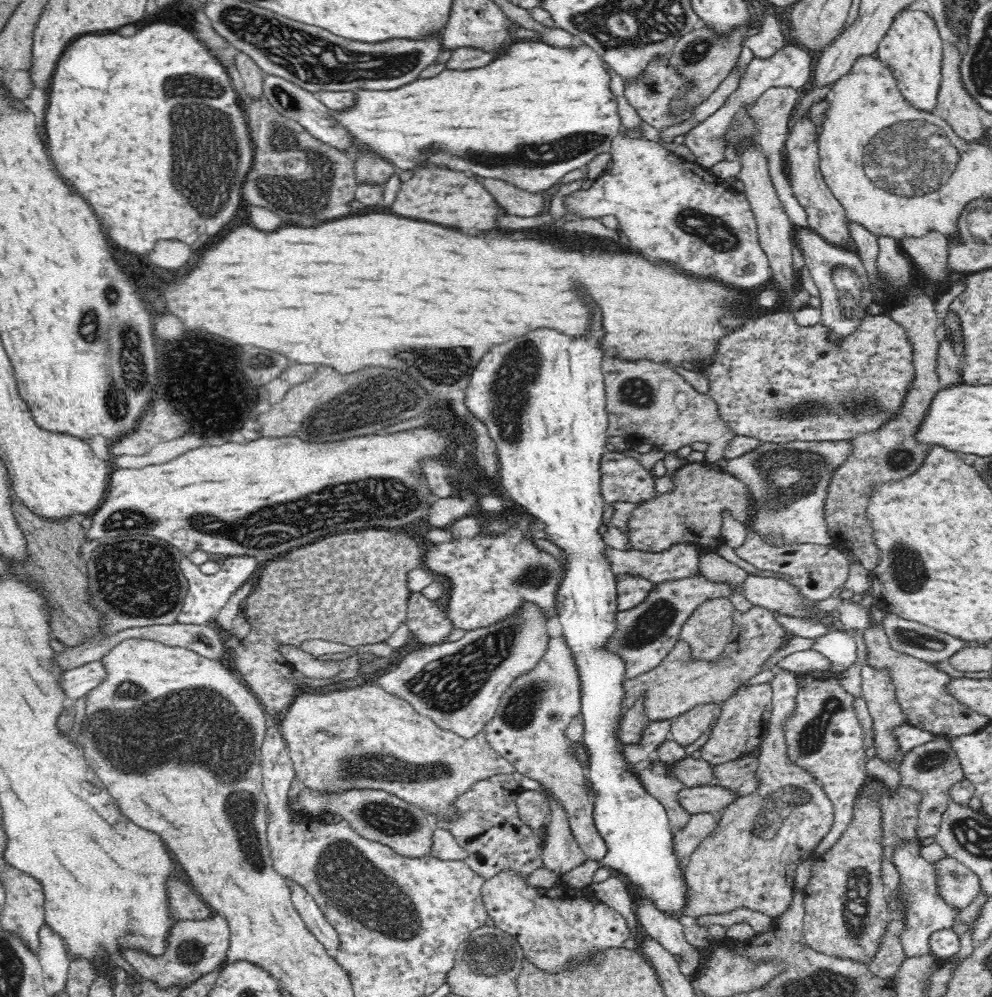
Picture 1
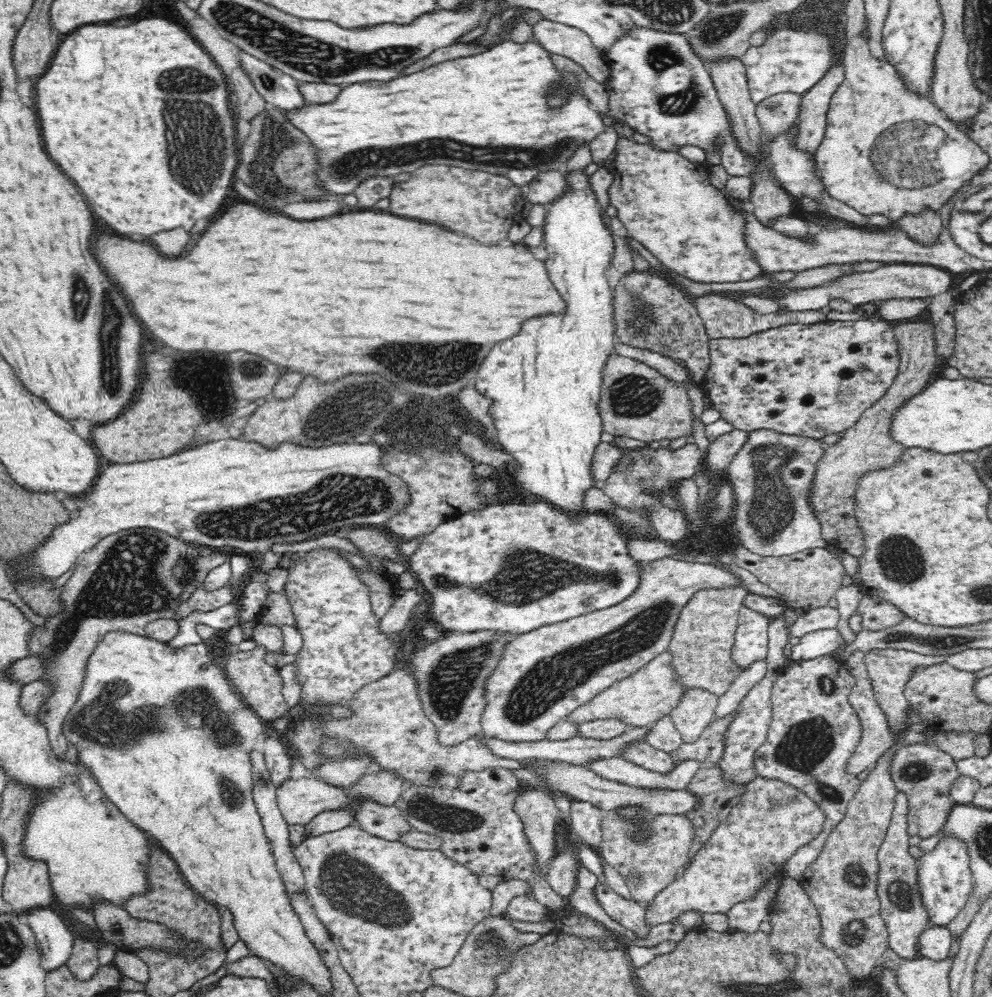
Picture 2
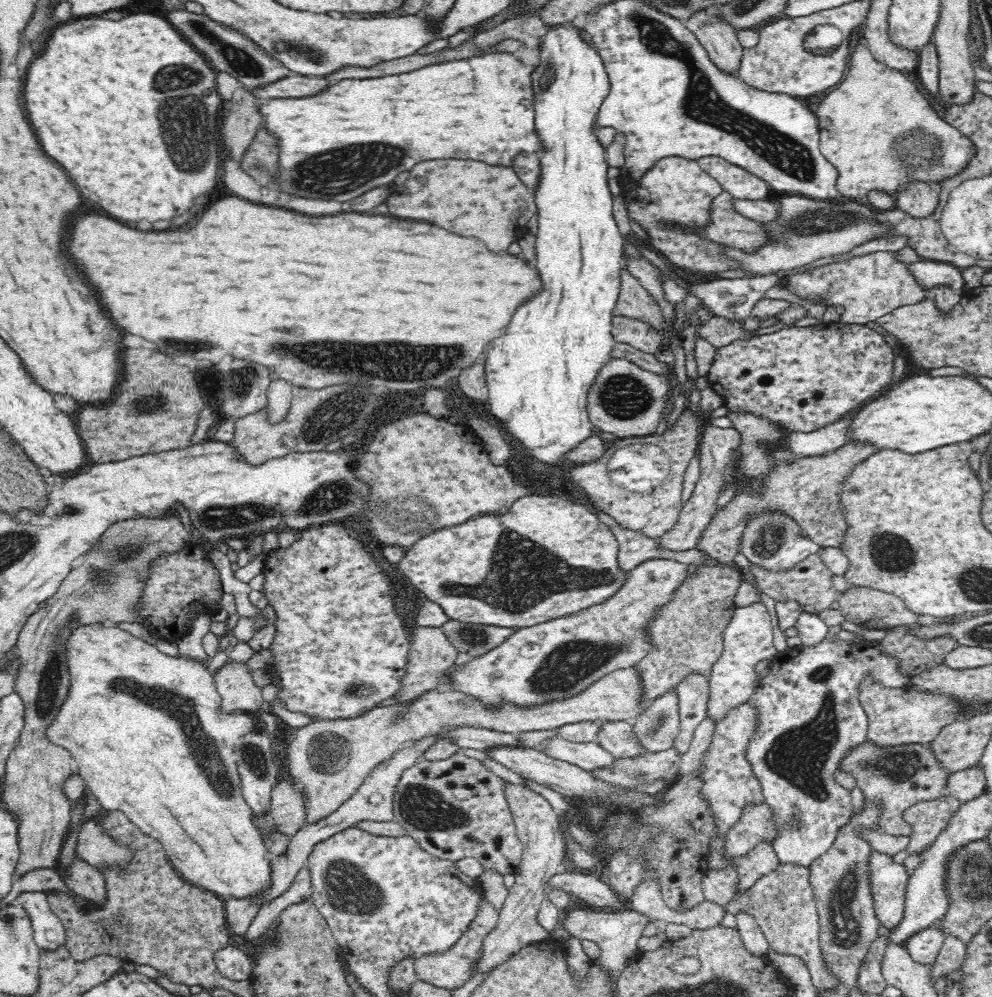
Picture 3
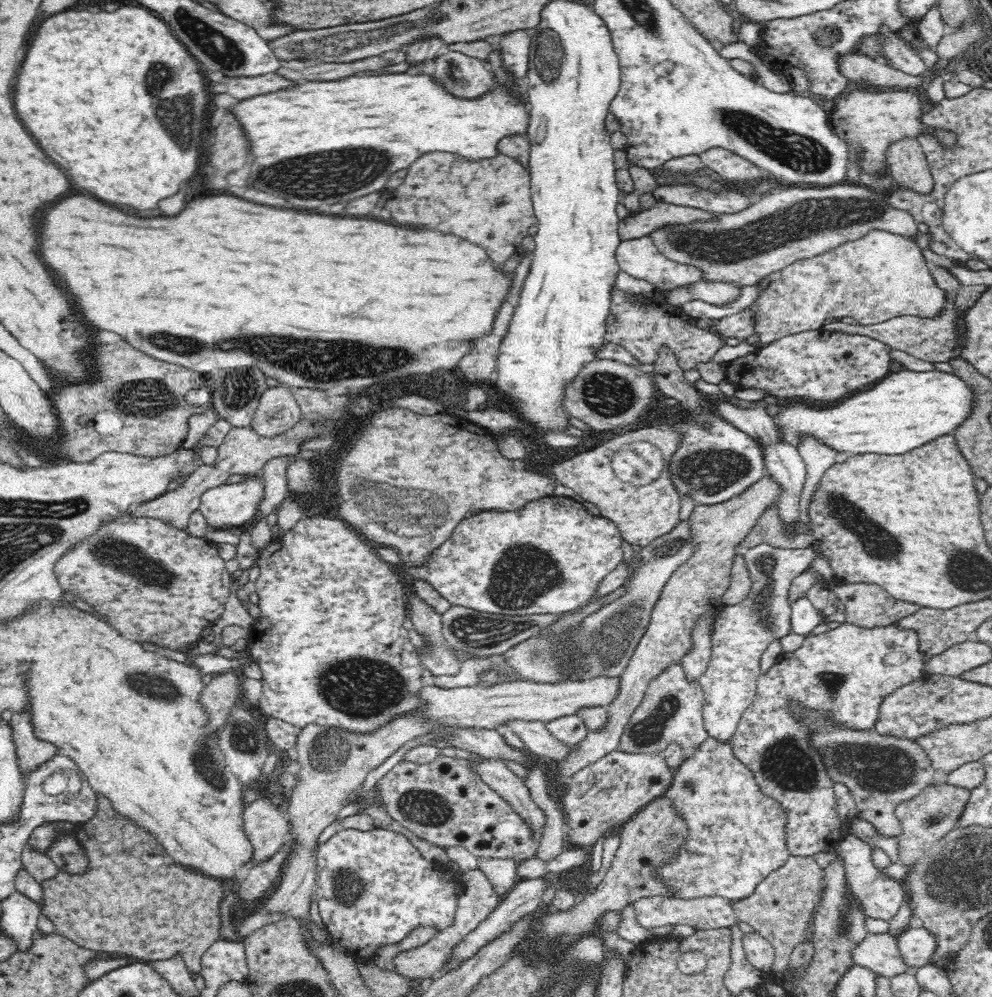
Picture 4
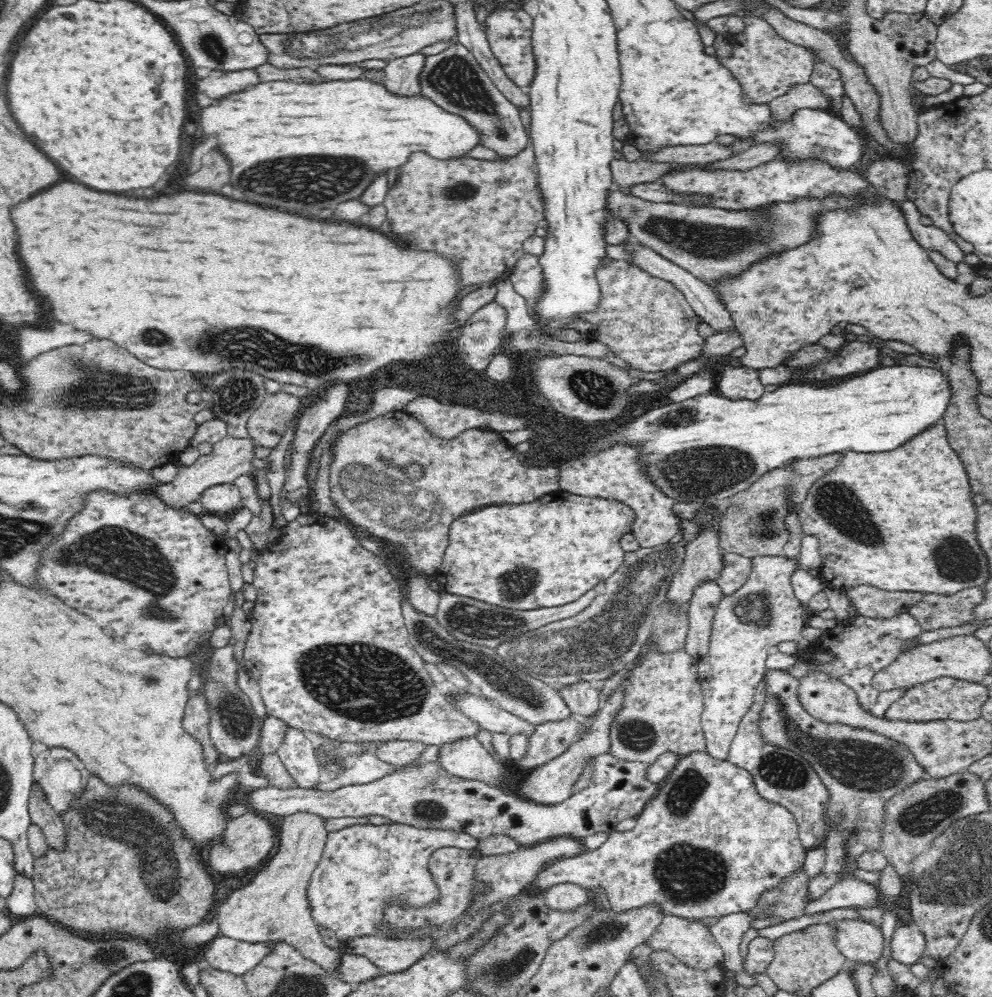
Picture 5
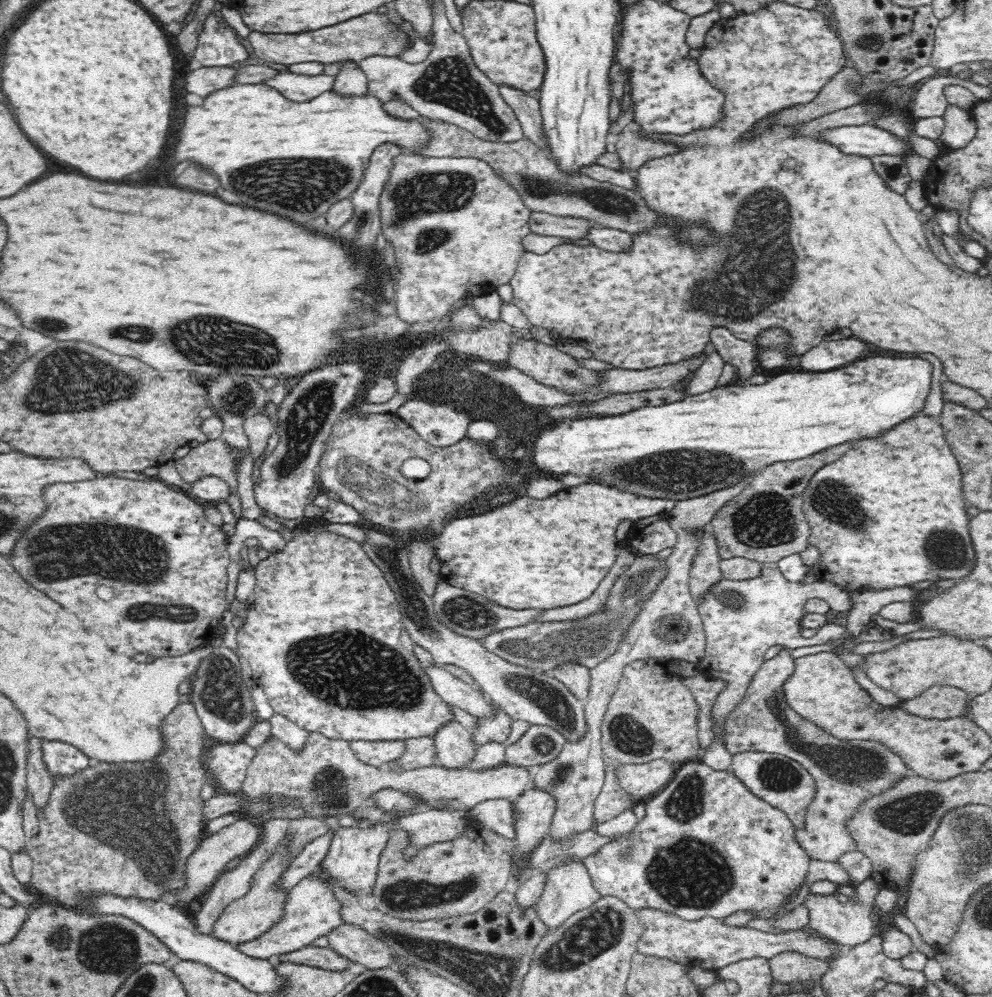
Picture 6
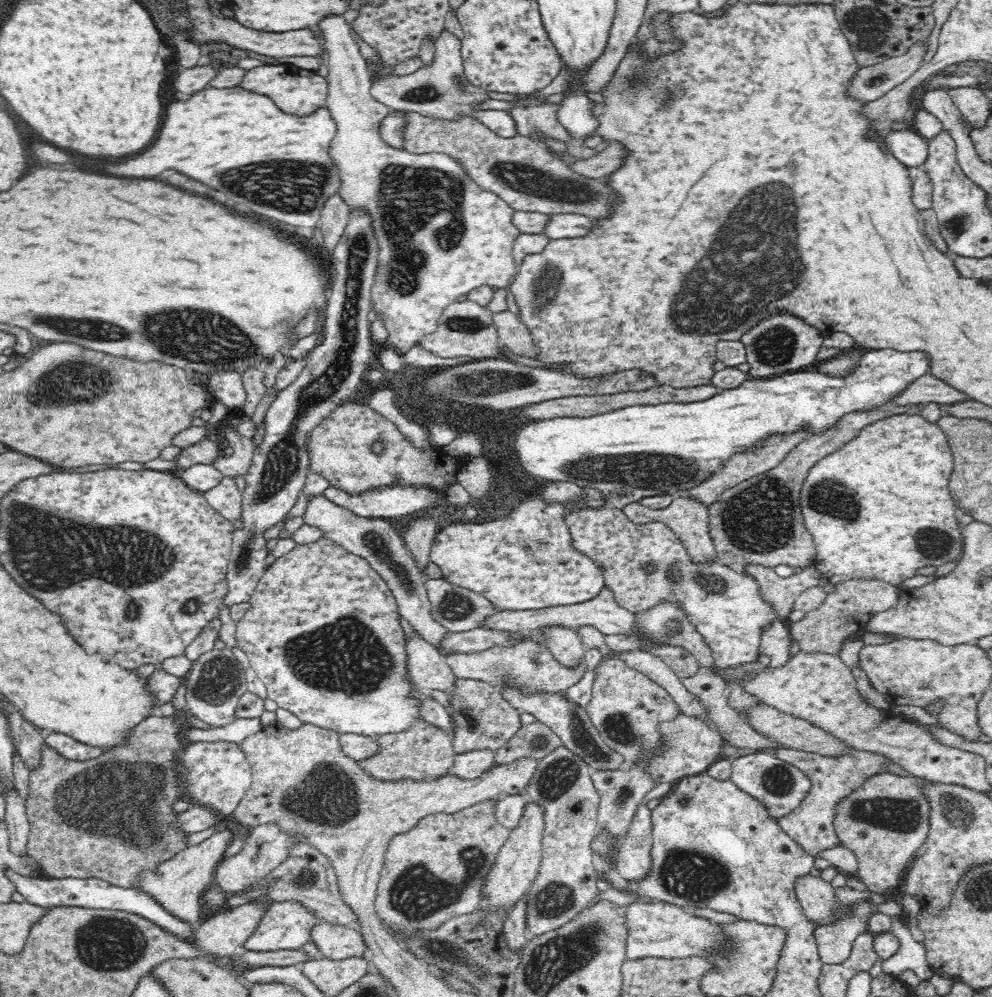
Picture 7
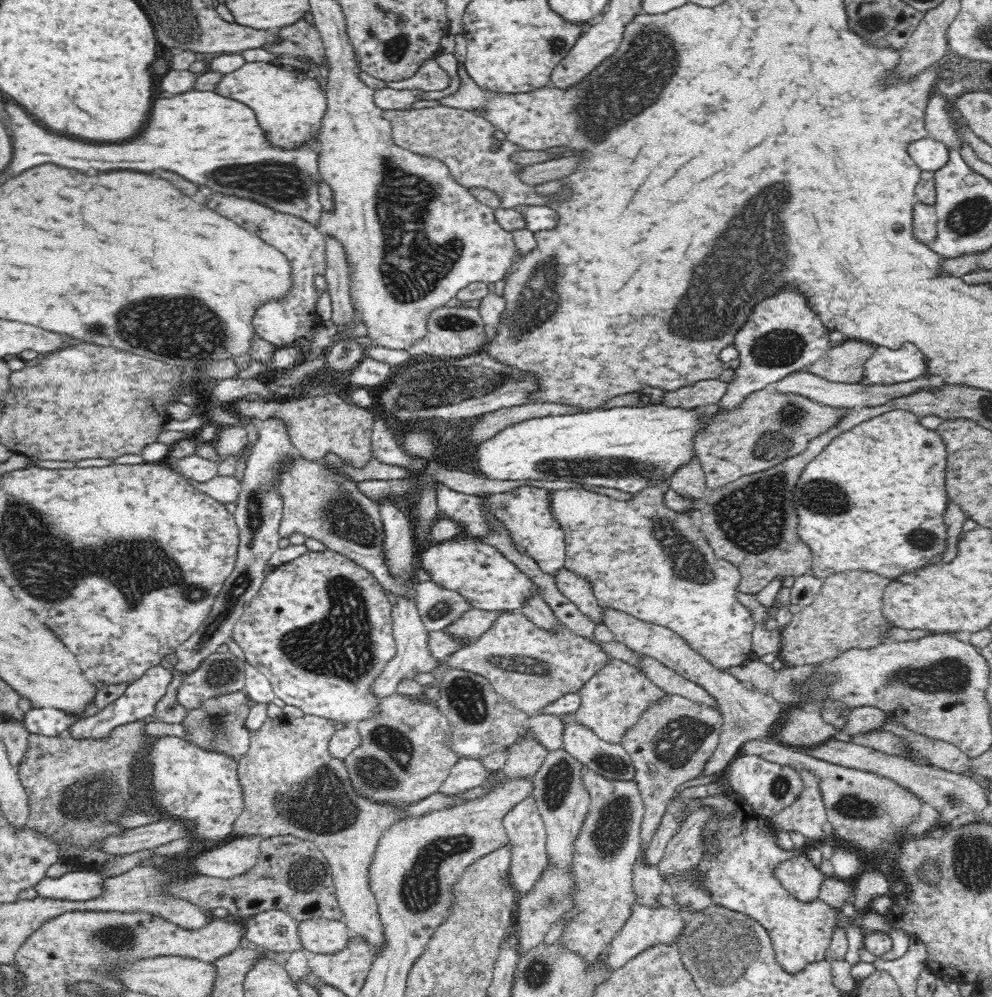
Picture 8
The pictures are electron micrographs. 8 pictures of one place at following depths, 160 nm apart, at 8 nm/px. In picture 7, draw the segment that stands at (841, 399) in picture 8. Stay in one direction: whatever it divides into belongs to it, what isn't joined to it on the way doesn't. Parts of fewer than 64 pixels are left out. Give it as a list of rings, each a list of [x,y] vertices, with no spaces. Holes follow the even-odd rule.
[[[932,374],[921,376],[914,380],[912,384],[896,394],[894,398],[890,398],[888,402],[884,402],[884,406],[888,405],[910,405],[910,404],[926,404],[935,402],[938,404],[956,404],[960,400],[966,400],[967,396],[957,391],[943,380],[936,378]]]

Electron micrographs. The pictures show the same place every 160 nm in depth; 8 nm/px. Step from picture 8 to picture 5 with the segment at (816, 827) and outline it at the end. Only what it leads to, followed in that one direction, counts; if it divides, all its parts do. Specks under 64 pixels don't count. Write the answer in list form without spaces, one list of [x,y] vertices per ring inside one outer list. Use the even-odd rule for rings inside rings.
[[[765,668],[762,681],[766,683],[766,692],[760,720],[756,724],[762,741],[802,756],[828,789],[828,802],[824,808],[826,834],[807,850],[825,848],[829,832],[840,829],[844,847],[843,864],[852,864],[864,852],[876,851],[880,846],[884,803],[896,793],[906,790],[910,784],[921,778],[930,778],[930,775],[918,765],[908,747],[886,735],[842,724],[824,723],[812,717],[798,699],[799,679],[786,668]]]

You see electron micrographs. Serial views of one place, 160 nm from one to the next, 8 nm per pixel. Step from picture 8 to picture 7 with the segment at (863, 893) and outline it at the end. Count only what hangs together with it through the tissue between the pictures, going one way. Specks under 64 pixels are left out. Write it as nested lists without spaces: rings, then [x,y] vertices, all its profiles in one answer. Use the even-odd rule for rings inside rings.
[[[872,898],[856,900],[842,918],[820,925],[814,936],[823,964],[844,964],[851,955],[857,936],[867,932],[868,919],[876,912]]]

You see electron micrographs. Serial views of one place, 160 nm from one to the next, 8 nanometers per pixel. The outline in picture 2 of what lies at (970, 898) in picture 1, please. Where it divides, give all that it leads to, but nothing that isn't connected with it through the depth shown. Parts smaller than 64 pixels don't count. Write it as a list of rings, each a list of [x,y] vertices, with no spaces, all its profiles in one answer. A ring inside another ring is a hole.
[[[941,832],[940,842],[916,860],[918,893],[922,897],[924,909],[928,912],[930,926],[946,927],[968,902],[975,882],[969,862],[970,855],[965,840],[953,836],[951,832]]]

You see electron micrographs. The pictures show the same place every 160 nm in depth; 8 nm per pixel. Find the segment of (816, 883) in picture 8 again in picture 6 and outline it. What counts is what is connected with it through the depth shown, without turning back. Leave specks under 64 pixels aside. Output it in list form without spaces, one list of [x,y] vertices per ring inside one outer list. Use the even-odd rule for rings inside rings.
[[[866,879],[857,886],[857,896],[847,902],[838,901],[836,893],[819,894],[808,892],[804,907],[808,909],[808,925],[820,935],[841,944],[841,946],[852,947],[856,944],[862,944],[864,940],[869,940],[874,936],[874,925],[872,921],[872,912],[874,912],[874,898],[880,892],[881,886],[878,886],[874,879]]]

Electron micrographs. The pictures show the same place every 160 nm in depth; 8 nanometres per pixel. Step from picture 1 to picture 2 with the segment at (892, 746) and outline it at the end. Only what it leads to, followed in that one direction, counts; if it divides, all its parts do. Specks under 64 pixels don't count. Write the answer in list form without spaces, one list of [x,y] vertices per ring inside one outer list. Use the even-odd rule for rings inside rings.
[[[874,649],[865,653],[865,665],[870,675],[873,689],[882,707],[887,714],[889,725],[893,730],[902,730],[906,726],[906,708],[908,708],[908,699],[903,693],[905,684],[910,680],[913,672],[920,667],[932,666],[938,663],[944,663],[945,656],[932,656],[931,654],[920,654],[908,650],[900,649]],[[894,745],[888,749],[877,764],[871,767],[868,777],[861,783],[848,805],[844,818],[832,828],[820,856],[808,865],[807,870],[798,879],[819,912],[822,923],[821,941],[840,957],[849,976],[857,981],[871,976],[873,970],[880,965],[884,950],[889,947],[889,934],[884,919],[880,916],[880,901],[876,888],[878,878],[877,852],[884,842],[892,820],[897,794],[894,781],[888,773],[888,767],[890,767],[891,759],[895,756],[894,752],[900,747],[900,745]]]

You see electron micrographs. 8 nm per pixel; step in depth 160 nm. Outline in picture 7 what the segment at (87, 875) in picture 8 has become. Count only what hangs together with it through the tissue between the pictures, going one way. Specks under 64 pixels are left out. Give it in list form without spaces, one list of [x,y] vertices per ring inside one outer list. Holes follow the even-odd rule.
[[[14,870],[8,871],[7,875],[15,884],[16,890],[22,894],[29,903],[36,904],[42,908],[72,906],[92,909],[124,910],[126,912],[139,914],[151,920],[154,924],[165,928],[168,932],[173,932],[182,938],[190,938],[190,936],[192,936],[192,928],[195,925],[190,925],[176,918],[176,915],[170,915],[168,911],[160,906],[158,901],[154,901],[150,895],[136,891],[136,889],[122,888],[96,877],[24,877]]]

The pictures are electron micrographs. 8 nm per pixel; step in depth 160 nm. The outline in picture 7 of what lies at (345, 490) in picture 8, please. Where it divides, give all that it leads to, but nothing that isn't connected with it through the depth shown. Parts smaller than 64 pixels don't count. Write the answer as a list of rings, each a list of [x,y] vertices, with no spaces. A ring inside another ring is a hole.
[[[324,494],[312,496],[308,500],[302,516],[304,524],[314,526],[322,532],[325,540],[338,544],[344,551],[364,558],[388,585],[394,595],[397,609],[406,626],[414,628],[419,635],[435,647],[444,638],[447,631],[432,619],[430,601],[424,587],[423,573],[416,565],[411,553],[406,549],[402,538],[394,532],[392,524],[382,518],[364,518],[354,512],[338,506]]]

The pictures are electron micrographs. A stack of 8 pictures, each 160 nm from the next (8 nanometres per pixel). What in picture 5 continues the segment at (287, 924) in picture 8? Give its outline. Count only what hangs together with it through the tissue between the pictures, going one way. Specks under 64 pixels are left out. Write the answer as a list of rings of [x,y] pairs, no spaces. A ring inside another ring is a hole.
[[[390,822],[381,825],[352,824],[336,832],[327,832],[327,840],[316,864],[308,886],[308,908],[316,926],[328,928],[339,940],[354,936],[376,936],[379,934],[376,924],[384,918],[384,906],[390,902],[422,906],[436,900],[436,887],[428,871],[428,860],[434,851],[444,847],[475,848],[479,840],[467,832],[458,832],[449,828],[418,828],[411,824]],[[220,935],[207,944],[203,958],[212,969],[243,976],[264,960],[279,942],[280,940],[247,944]]]

